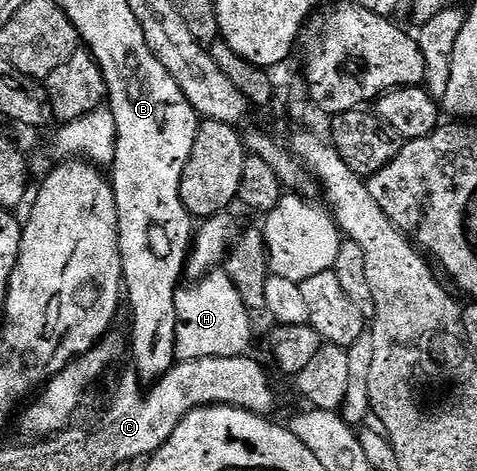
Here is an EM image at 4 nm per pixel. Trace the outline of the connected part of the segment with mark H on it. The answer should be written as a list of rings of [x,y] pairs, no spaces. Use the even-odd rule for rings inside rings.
[[[213,270],[188,283],[192,284],[177,287],[174,298],[177,361],[245,355],[252,340],[252,318],[228,275],[222,270]]]

